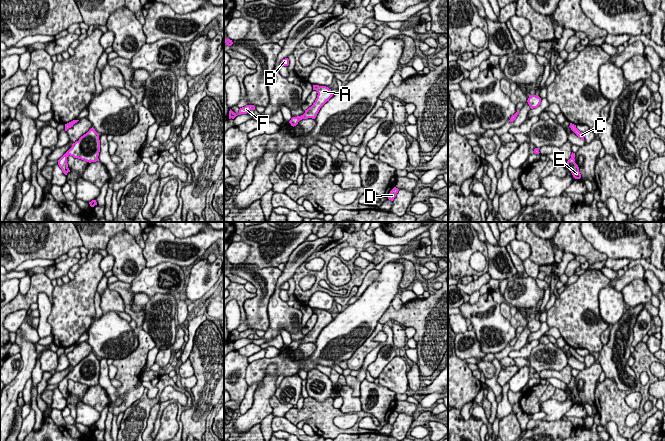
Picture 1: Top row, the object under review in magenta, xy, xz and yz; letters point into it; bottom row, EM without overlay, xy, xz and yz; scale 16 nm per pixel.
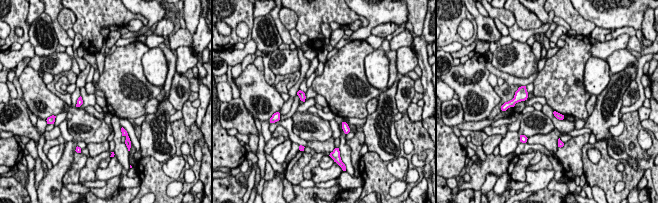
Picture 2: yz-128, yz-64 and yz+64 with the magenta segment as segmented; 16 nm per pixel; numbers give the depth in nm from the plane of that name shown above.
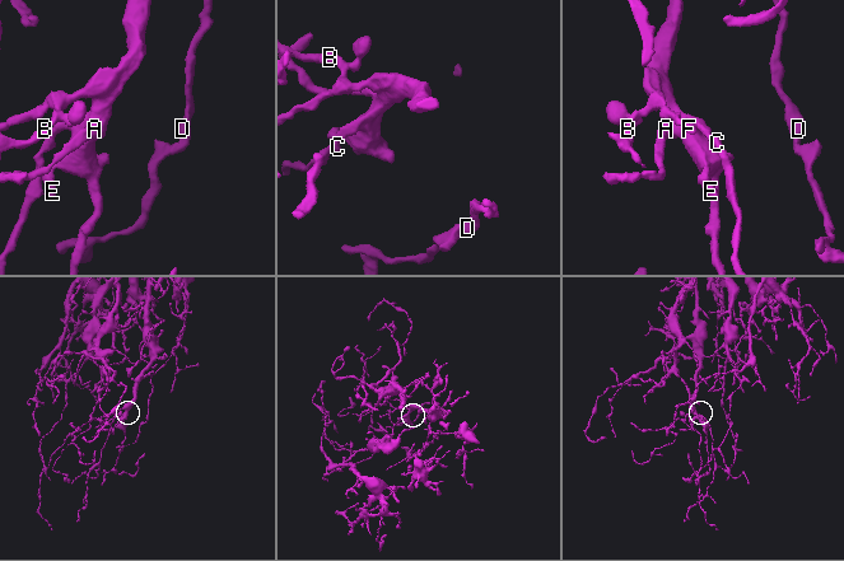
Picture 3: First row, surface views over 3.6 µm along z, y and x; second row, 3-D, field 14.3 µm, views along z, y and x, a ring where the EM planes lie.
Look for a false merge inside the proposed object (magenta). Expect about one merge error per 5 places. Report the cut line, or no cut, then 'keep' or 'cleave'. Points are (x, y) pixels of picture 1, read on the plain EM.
no cut | keep

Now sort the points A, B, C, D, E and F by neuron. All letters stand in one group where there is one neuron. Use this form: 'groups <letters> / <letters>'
groups A B C D E F

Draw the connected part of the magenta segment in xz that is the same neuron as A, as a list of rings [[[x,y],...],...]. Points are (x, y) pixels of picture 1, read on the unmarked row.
[[[313,309],[313,314],[316,314],[318,317],[315,326],[311,331],[305,334],[305,337],[303,339],[292,341],[289,345],[291,350],[296,350],[302,343],[315,343],[320,332],[333,320],[331,313],[326,310]]]

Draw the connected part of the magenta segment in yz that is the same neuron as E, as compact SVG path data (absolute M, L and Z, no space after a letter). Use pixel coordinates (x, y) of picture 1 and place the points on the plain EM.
M572 376L571 378L571 382L567 385L567 389L566 392L569 392L573 401L575 403L580 403L581 402L581 398L579 396L579 391L578 389L575 387L575 377Z

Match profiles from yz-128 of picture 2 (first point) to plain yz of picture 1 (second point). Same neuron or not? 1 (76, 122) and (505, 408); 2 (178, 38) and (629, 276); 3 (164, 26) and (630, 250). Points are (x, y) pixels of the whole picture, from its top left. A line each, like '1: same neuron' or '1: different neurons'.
1: different neurons
2: same neuron
3: different neurons

